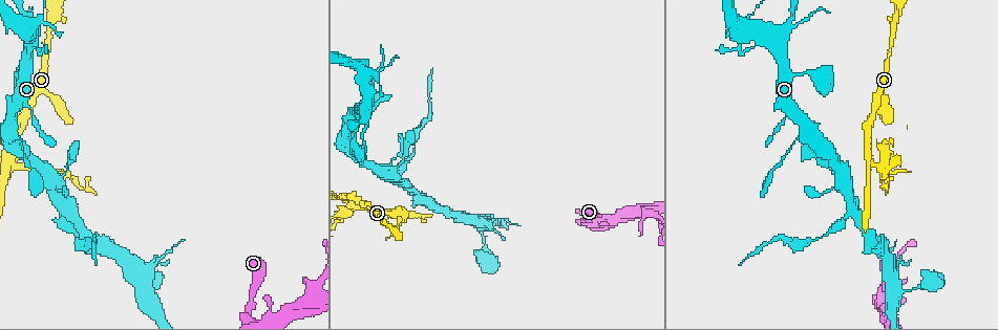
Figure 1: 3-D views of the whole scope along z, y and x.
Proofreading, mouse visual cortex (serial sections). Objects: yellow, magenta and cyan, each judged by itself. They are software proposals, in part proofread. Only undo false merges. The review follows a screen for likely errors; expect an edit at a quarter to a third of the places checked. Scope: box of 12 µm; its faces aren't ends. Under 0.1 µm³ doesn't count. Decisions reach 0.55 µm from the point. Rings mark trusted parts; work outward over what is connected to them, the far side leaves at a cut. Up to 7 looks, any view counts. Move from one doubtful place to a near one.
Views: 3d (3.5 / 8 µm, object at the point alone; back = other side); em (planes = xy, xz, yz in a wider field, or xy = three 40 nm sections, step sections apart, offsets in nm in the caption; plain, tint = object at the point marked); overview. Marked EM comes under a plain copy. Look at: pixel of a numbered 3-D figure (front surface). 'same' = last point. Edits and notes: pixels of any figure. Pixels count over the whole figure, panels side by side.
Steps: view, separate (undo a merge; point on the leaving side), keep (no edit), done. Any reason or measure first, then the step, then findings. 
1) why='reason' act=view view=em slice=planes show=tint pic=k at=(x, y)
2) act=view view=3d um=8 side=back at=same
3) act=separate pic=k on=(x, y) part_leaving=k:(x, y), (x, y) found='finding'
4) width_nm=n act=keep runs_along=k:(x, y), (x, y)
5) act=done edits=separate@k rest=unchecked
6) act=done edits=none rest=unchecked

why='thick turns thin' act=view view=3d um=3.5 pic=1 at=(814, 73)

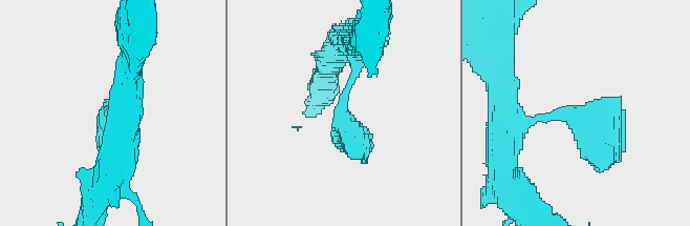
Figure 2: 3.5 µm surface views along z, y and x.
act=view view=em slice=xy step=1 show=tint pic=2 at=(344, 114)

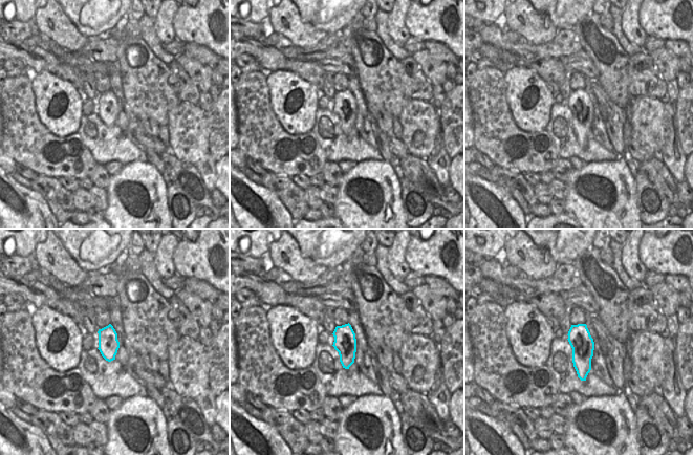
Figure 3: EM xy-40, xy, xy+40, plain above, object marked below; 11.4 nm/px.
act=keep runs_along=2:(516, 124), (581, 118), (597, 169) found='all the same cell'

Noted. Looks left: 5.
why='thick turns thin' act=view view=3d um=3.5 pic=1 at=(21, 144)

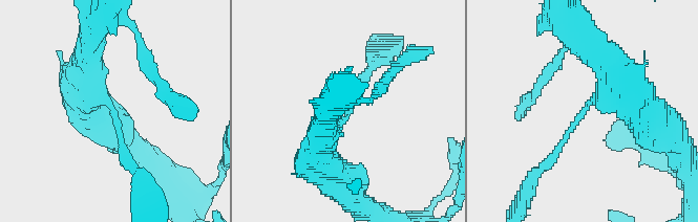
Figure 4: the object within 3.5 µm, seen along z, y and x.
arm_widths_nm=150,400 act=view view=em slice=xy step=2 show=tint pic=4 at=(584, 109)

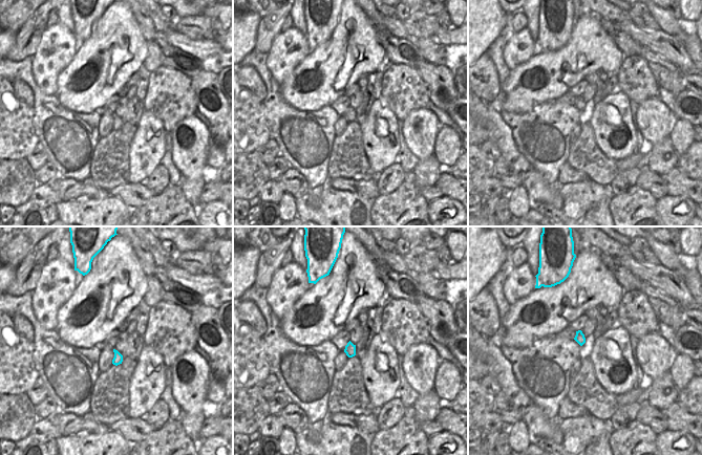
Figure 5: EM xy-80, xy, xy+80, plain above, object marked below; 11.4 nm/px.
act=keep runs_along=4:(604, 59), (615, 71), (545, 164) found='continuous, no second cell'

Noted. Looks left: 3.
why='side arm on a straight run' act=view view=3d um=3.5 pic=1 at=(399, 184)

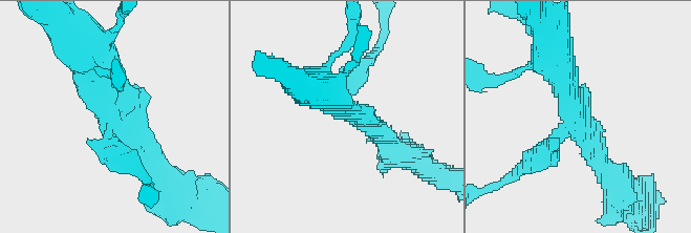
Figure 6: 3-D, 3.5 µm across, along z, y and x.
why='shape alone is not enough' act=view view=em slice=planes show=tint pic=6 at=(113, 118)

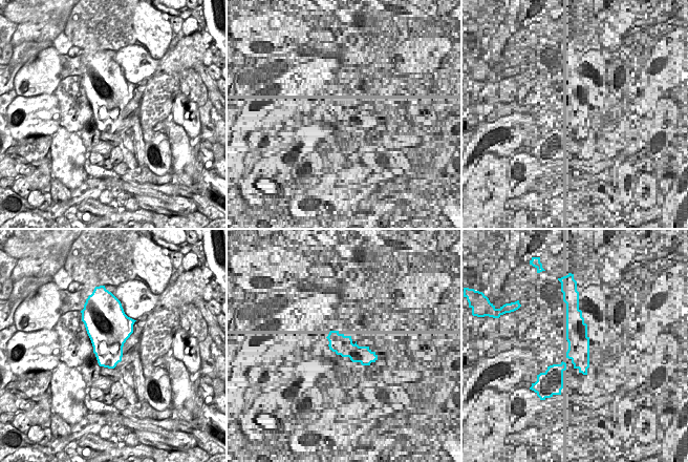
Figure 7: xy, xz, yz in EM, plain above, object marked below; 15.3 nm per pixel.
act=separate pic=6 on=(110, 165) part_leaving=6:(558, 138), (494, 186) found='two cells meet here'

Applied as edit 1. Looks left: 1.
act=done edits=separate@6 rest=unchecked

